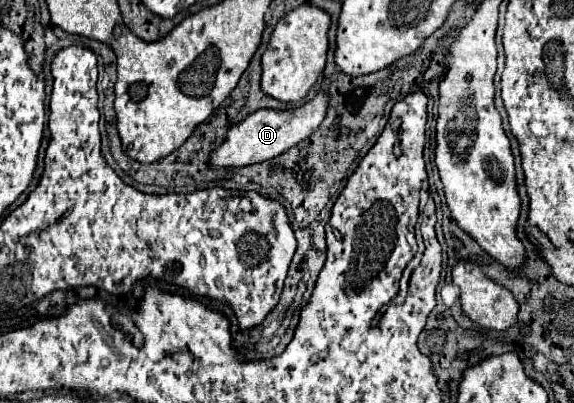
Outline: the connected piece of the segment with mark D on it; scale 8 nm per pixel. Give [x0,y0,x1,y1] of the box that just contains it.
[209,92,329,168]

